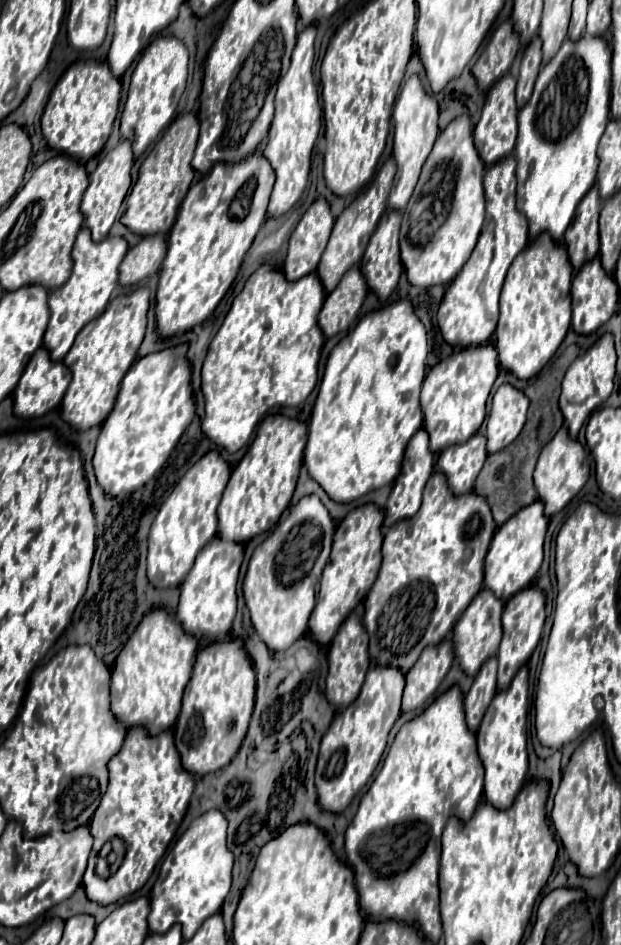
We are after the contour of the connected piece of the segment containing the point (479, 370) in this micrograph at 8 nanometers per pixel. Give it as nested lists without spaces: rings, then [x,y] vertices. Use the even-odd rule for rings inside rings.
[[[491,344],[455,352],[449,360],[443,360],[429,370],[421,390],[421,408],[433,452],[439,454],[447,446],[463,444],[481,428],[487,414],[487,398],[497,380],[497,374],[499,360]]]

